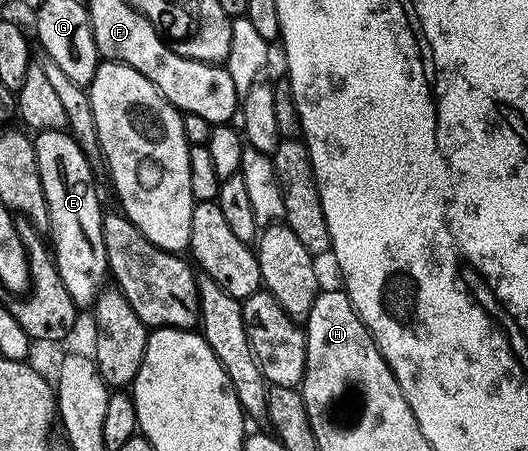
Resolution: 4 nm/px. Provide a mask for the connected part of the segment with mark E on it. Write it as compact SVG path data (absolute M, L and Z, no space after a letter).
M39 130L33 135L33 140L40 184L44 184L44 196L48 200L48 242L52 247L53 267L76 306L93 307L95 298L107 285L108 267L102 231L104 207L94 187L91 159L66 130Z

